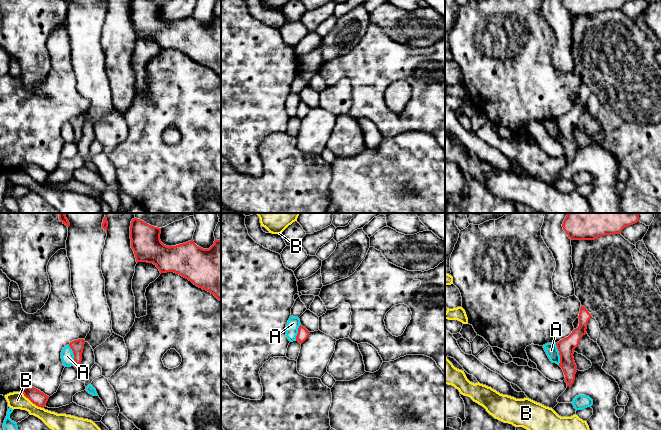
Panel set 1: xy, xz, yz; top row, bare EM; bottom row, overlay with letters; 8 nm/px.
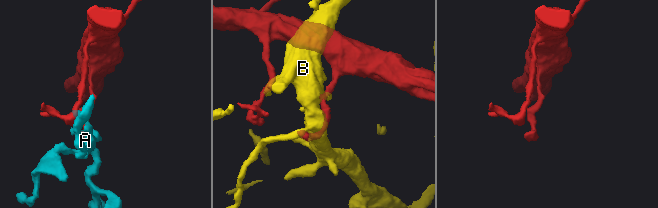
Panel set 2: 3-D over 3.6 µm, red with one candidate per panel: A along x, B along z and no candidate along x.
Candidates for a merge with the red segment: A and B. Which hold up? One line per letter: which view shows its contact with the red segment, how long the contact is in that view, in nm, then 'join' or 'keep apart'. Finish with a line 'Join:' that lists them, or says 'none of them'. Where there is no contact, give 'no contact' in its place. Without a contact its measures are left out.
A: contact in yz; length 180 nm; keep apart
B: contact in xy; length 240 nm; keep apart
Join: none of them

